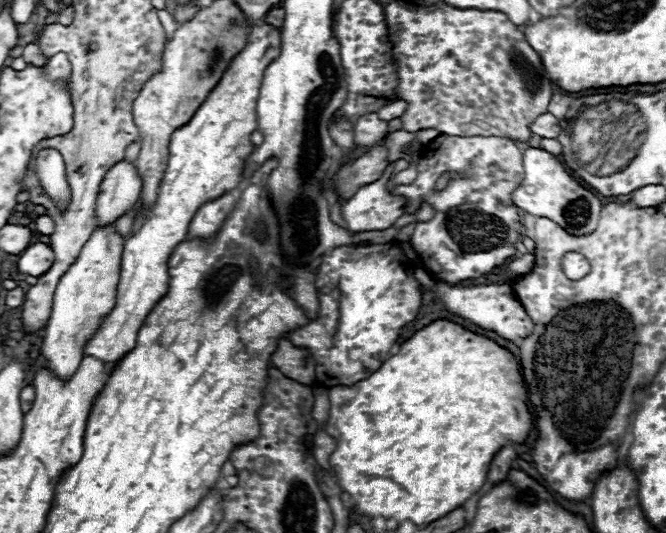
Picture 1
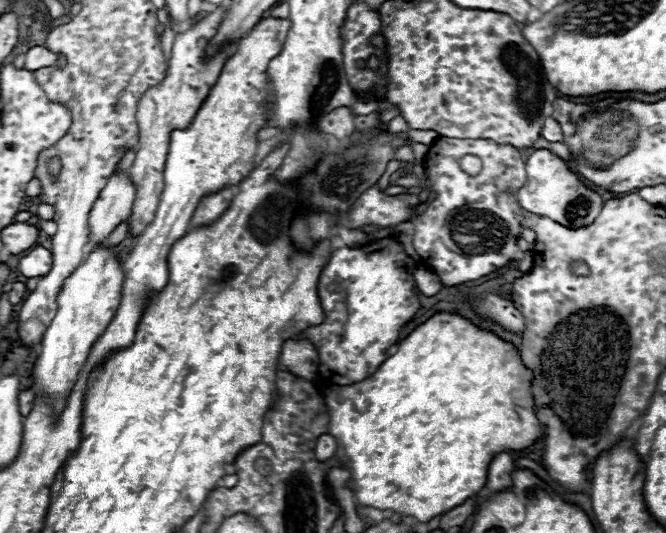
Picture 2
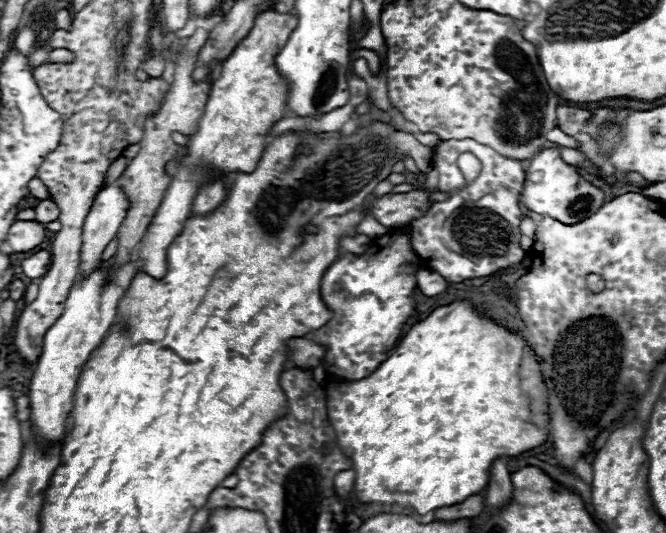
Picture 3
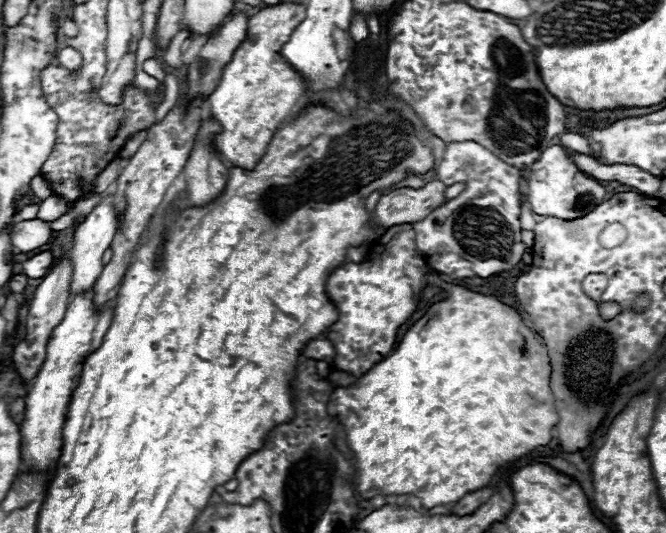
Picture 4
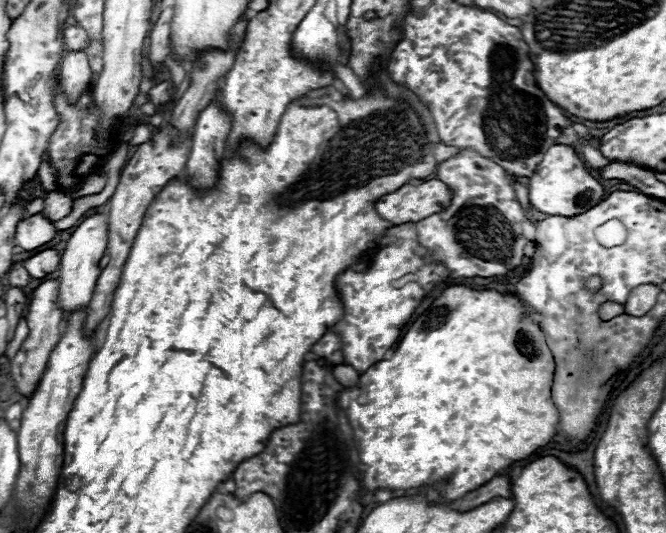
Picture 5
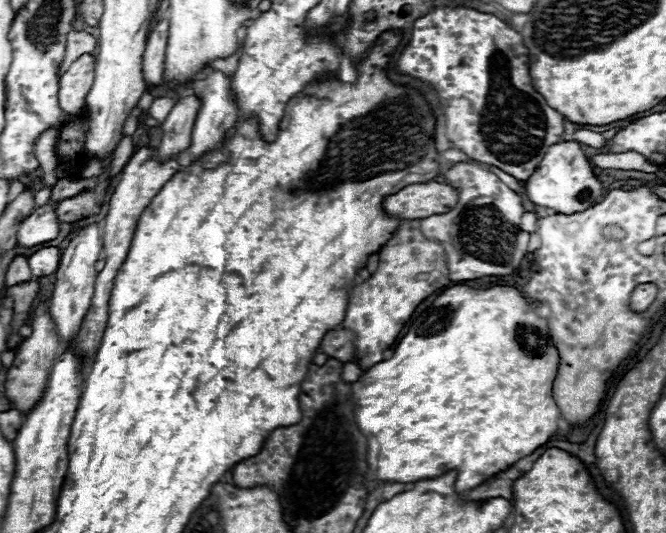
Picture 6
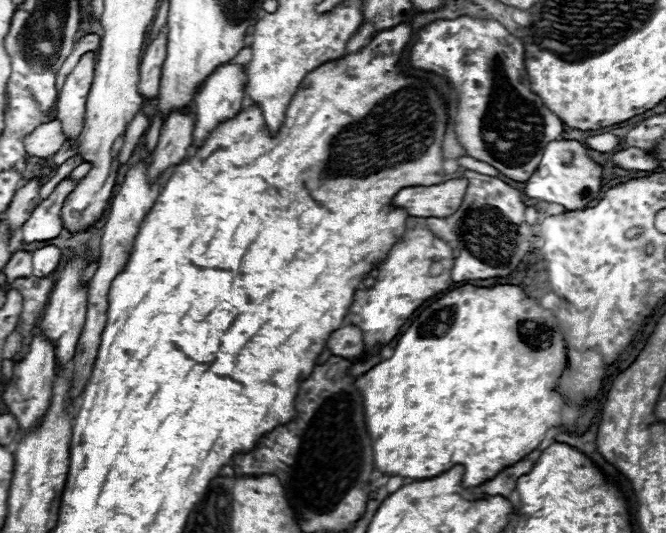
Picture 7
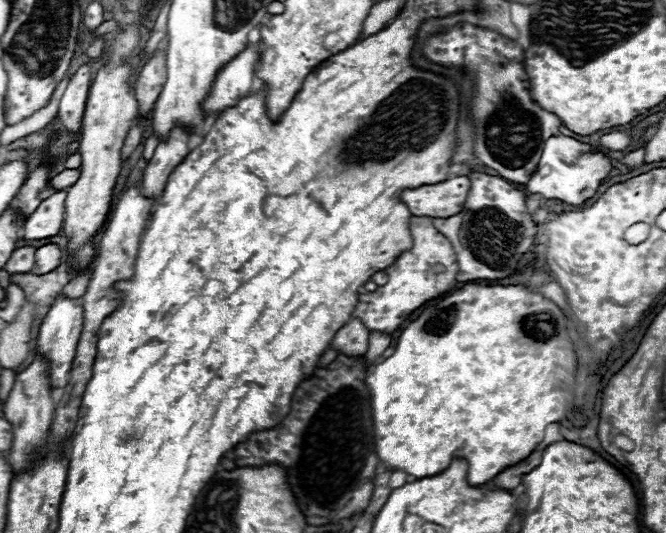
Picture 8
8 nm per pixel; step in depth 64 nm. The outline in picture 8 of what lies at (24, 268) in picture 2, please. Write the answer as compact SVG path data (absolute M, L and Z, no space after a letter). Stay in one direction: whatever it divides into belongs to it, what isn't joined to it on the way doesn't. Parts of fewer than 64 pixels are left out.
M46 244L36 250L36 264L32 274L48 274L62 262L62 250L56 244Z

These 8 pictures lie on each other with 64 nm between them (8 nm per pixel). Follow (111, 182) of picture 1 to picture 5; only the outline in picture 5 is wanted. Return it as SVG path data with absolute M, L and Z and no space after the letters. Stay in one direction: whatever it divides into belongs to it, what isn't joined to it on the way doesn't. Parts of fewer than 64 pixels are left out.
M96 212L88 216L72 234L72 238L66 244L66 250L62 254L60 262L60 306L64 310L64 316L68 316L74 308L88 306L96 280L100 276L100 258L104 256L108 246L108 216L106 212Z

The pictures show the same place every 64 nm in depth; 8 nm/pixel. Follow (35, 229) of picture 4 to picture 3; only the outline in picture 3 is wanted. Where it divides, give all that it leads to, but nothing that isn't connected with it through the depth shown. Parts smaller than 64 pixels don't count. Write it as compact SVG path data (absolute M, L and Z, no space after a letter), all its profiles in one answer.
M18 220L10 226L8 234L6 234L6 242L10 246L12 252L28 252L32 248L36 248L38 244L42 244L46 236L46 228L40 222L26 222L26 220Z

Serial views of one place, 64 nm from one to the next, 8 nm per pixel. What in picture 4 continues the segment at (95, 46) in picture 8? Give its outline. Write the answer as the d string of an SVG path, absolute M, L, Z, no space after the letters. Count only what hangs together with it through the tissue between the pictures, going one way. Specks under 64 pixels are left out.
M62 48L62 50L56 54L56 58L58 58L58 64L62 64L64 68L72 68L72 70L82 64L82 56L80 56L80 52L76 52L74 48Z

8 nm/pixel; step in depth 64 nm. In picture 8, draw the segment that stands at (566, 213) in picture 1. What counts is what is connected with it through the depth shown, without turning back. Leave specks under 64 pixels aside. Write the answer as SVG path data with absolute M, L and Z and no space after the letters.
M552 136L552 140L546 140L544 144L538 170L530 176L526 192L540 194L546 200L560 200L570 206L580 206L596 194L600 182L608 176L608 172L610 172L610 160L604 154L592 152L588 144L582 144L574 138Z

